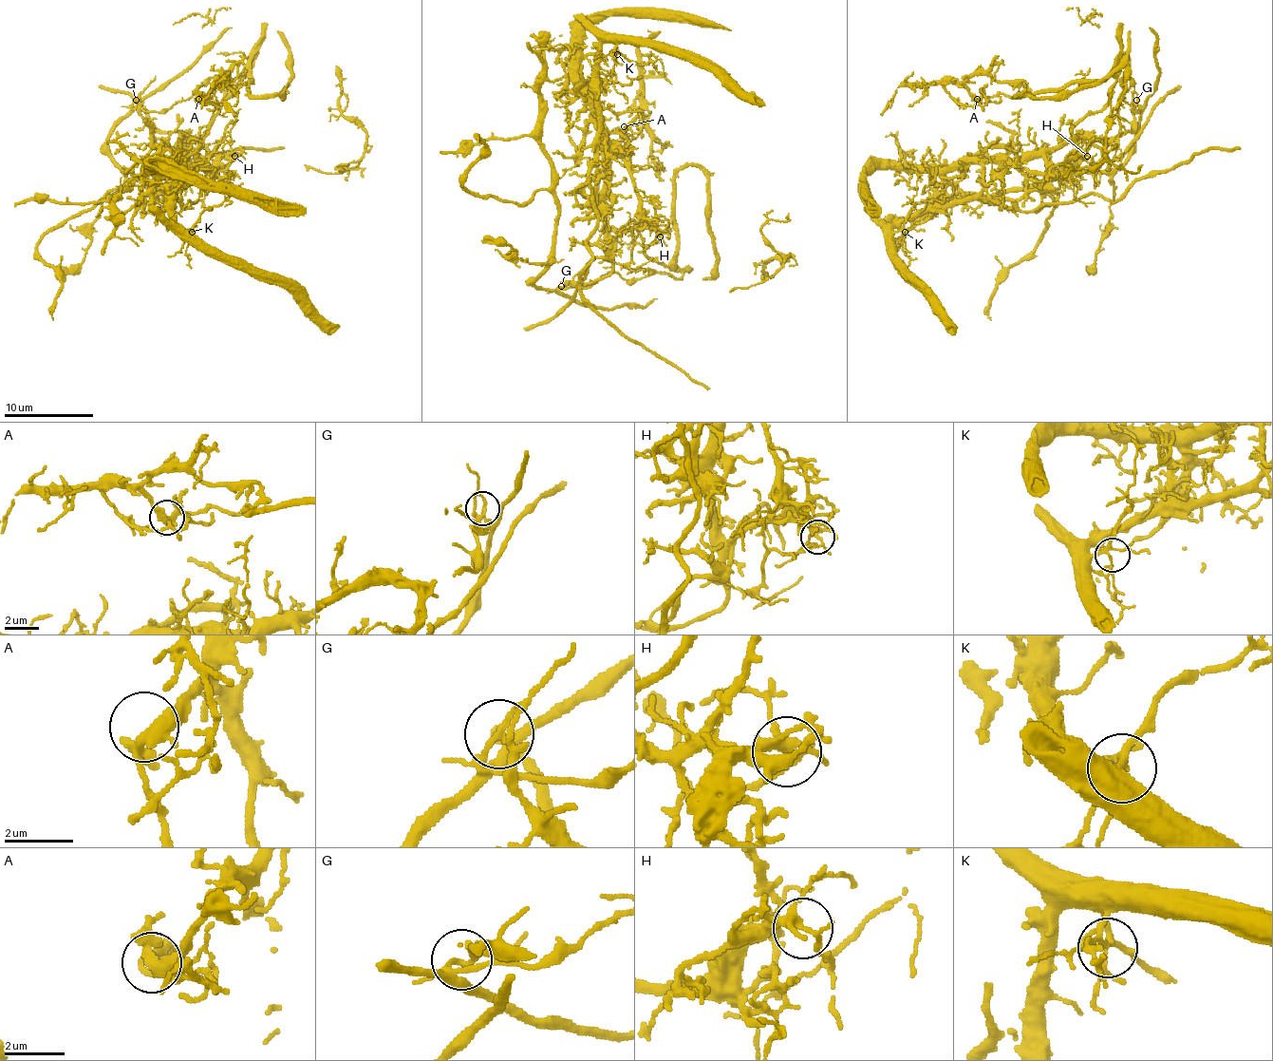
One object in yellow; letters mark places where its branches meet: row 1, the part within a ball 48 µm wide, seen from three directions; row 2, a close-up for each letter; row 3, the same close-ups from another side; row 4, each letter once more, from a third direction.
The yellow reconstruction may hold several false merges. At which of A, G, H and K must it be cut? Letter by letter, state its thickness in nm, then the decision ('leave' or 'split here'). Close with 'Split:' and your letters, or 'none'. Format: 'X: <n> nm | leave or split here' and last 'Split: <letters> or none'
A: 360 nm | leave
G: 150 nm | split here
H: 240 nm | split here
K: 160 nm | leave
Split: G, H

